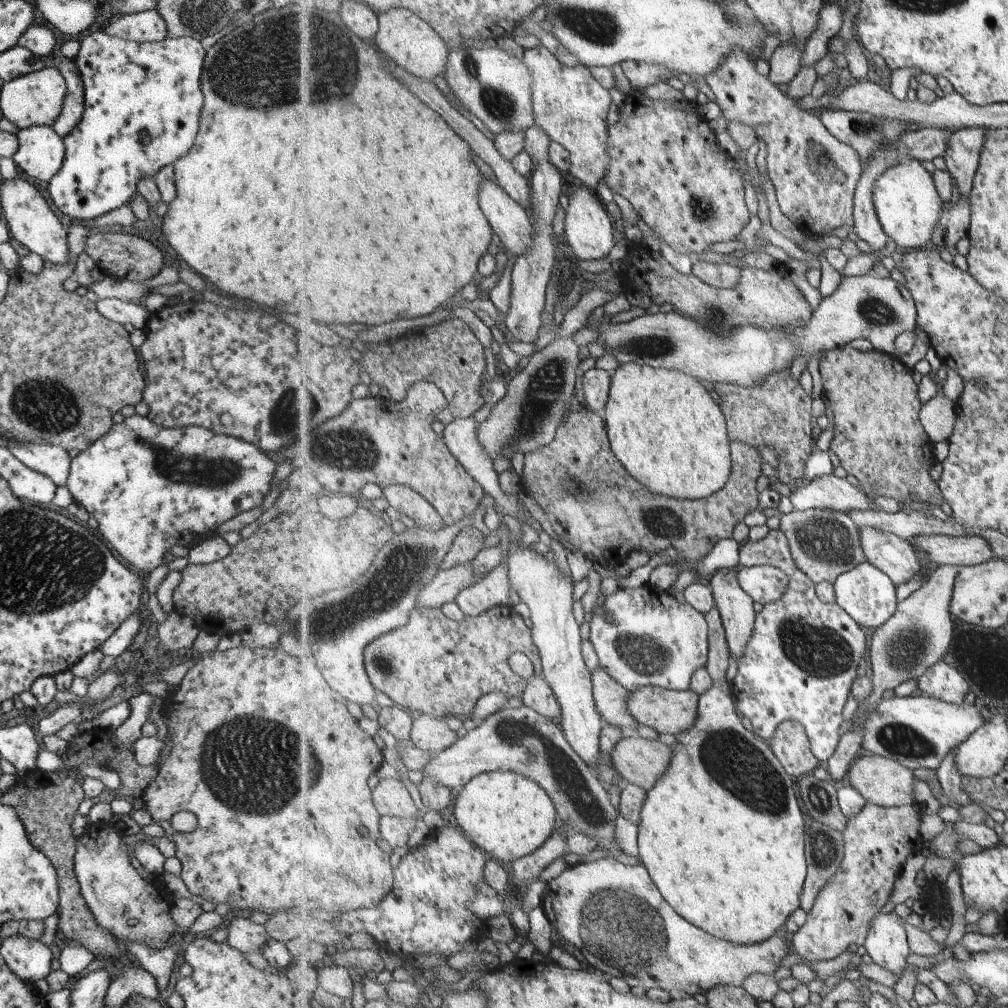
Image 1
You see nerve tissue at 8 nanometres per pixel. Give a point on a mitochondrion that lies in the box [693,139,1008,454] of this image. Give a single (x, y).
(823, 163)

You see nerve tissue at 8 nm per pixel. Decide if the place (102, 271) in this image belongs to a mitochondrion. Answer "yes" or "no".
no

